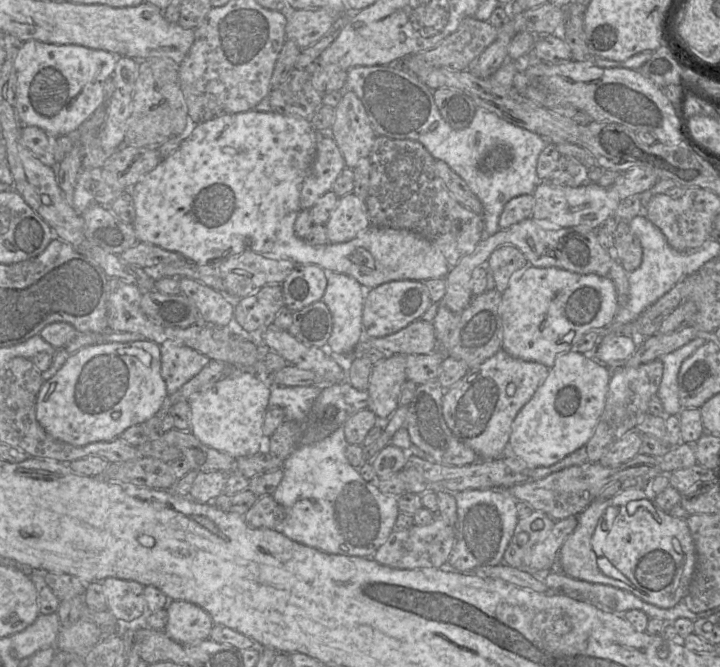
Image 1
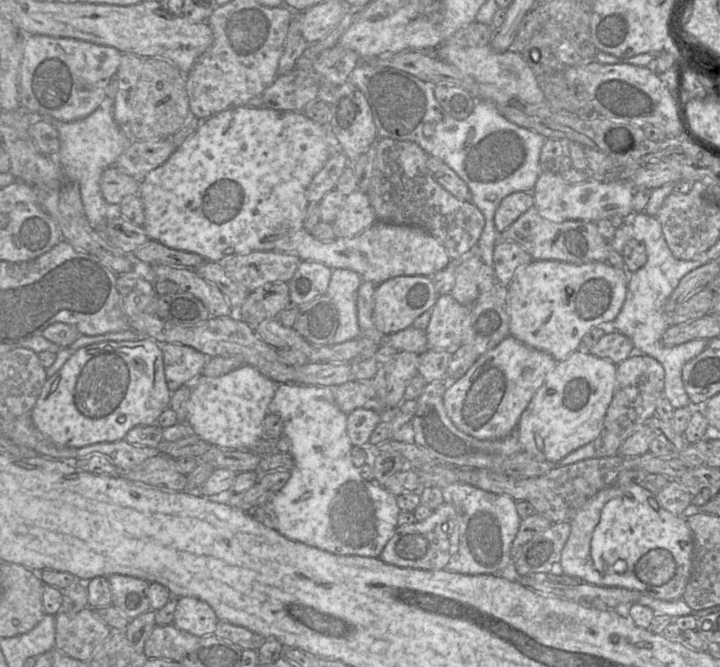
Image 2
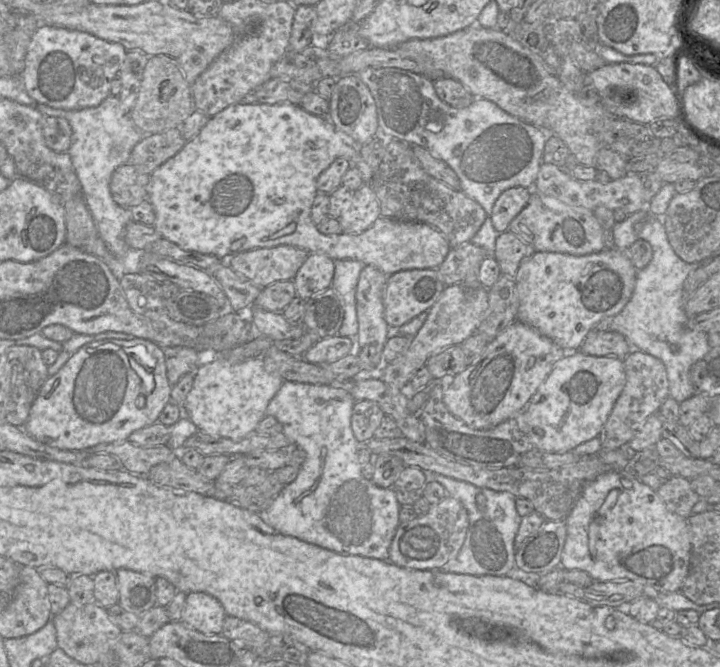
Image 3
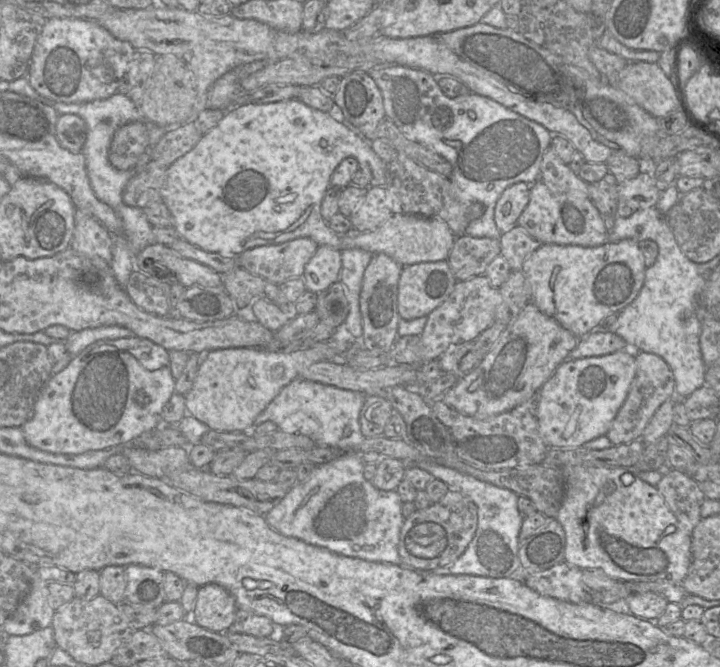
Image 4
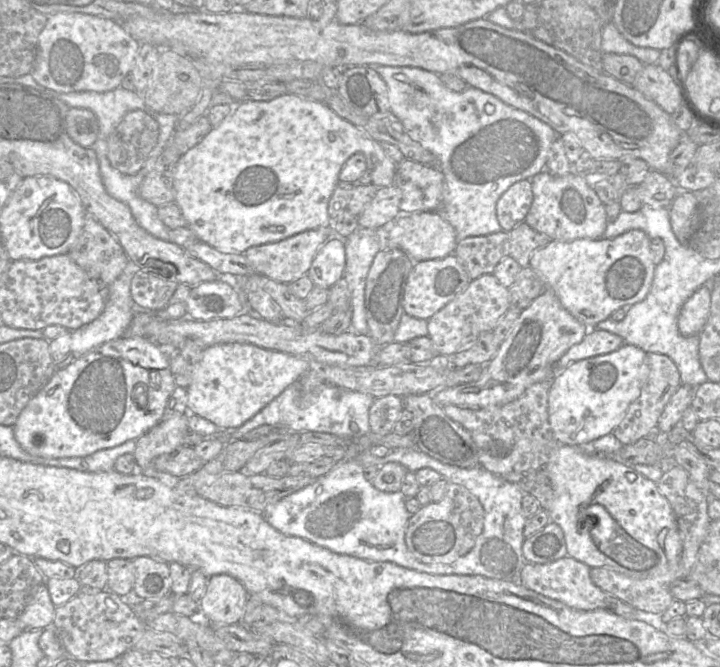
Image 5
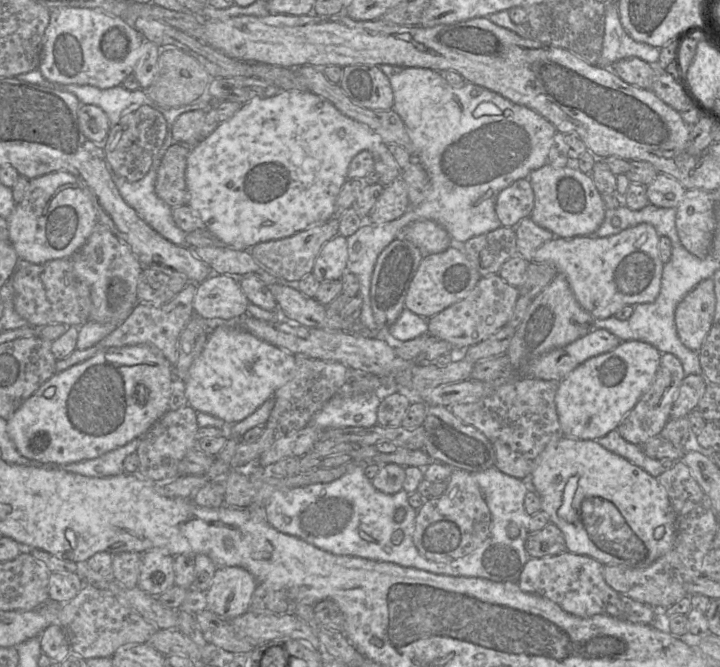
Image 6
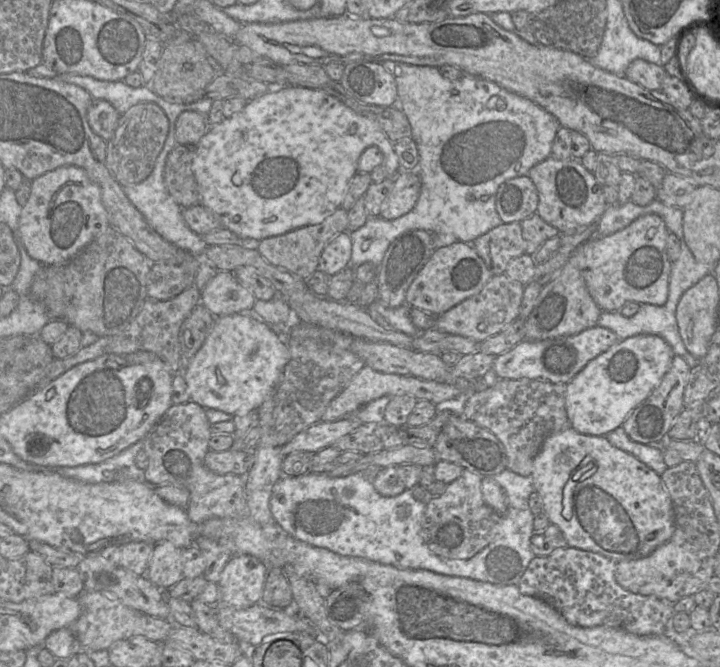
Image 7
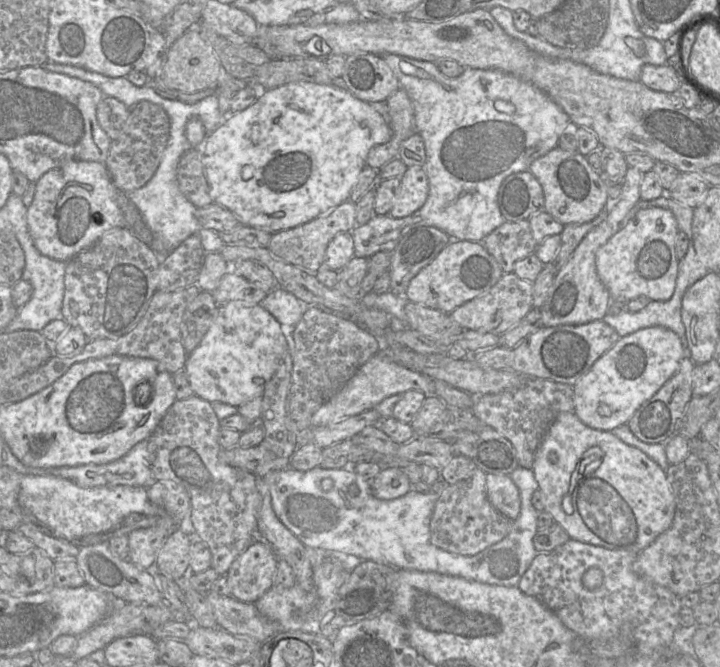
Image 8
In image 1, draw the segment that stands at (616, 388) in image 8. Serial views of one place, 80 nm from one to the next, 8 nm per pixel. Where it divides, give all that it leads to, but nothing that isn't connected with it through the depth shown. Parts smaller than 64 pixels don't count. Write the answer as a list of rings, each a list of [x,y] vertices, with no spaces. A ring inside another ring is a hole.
[[[570,351],[568,353],[557,356],[555,363],[550,369],[549,375],[544,383],[538,387],[532,398],[523,406],[523,408],[519,411],[514,421],[512,422],[511,434],[508,441],[509,453],[505,453],[505,455],[513,455],[518,459],[523,460],[526,463],[527,467],[533,470],[538,467],[549,467],[553,464],[556,464],[564,457],[585,446],[589,439],[592,437],[598,421],[603,413],[610,379],[611,371],[608,368],[601,366],[596,361],[586,357],[583,353]]]

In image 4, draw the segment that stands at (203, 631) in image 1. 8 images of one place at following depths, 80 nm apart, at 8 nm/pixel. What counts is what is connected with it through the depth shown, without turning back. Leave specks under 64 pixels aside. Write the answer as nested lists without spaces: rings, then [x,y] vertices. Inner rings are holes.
[[[210,583],[199,587],[193,611],[183,619],[213,632],[225,633],[237,611],[234,596],[220,585]]]

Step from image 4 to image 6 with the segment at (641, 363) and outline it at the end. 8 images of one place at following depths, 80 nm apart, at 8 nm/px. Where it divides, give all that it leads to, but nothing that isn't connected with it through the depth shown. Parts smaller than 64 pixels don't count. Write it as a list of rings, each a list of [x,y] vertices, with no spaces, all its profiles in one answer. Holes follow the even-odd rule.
[[[662,353],[654,380],[618,425],[619,434],[626,441],[635,445],[641,445],[650,438],[658,436],[670,420],[670,412],[684,377],[681,361],[673,354]]]

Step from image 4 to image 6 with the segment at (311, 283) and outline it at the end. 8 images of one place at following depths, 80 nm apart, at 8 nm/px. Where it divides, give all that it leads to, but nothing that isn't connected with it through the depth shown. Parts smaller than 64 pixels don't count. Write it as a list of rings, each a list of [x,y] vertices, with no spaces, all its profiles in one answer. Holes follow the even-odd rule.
[[[337,235],[321,248],[312,270],[313,276],[320,282],[338,280],[347,271],[347,238]]]

